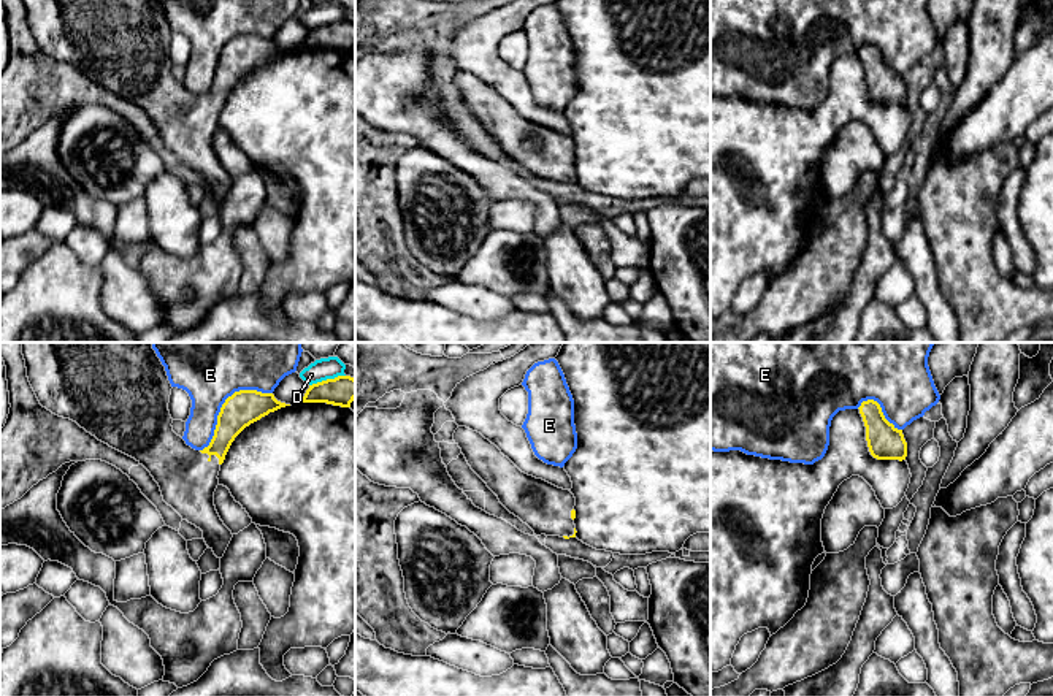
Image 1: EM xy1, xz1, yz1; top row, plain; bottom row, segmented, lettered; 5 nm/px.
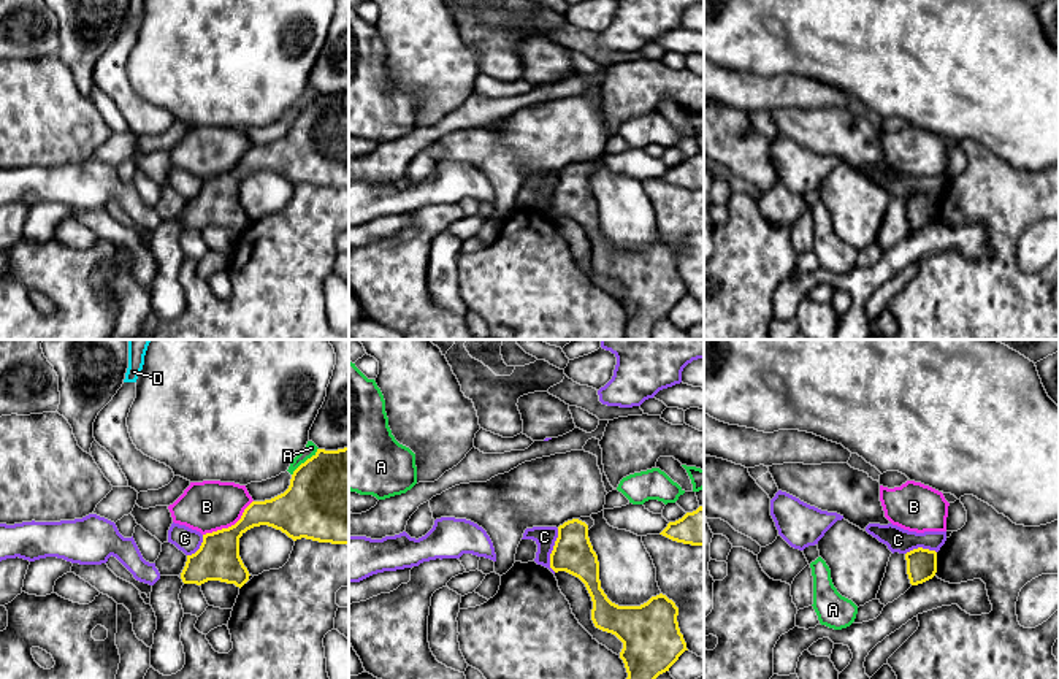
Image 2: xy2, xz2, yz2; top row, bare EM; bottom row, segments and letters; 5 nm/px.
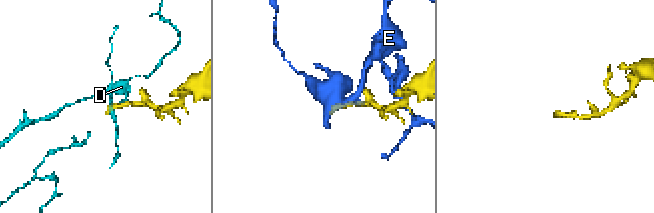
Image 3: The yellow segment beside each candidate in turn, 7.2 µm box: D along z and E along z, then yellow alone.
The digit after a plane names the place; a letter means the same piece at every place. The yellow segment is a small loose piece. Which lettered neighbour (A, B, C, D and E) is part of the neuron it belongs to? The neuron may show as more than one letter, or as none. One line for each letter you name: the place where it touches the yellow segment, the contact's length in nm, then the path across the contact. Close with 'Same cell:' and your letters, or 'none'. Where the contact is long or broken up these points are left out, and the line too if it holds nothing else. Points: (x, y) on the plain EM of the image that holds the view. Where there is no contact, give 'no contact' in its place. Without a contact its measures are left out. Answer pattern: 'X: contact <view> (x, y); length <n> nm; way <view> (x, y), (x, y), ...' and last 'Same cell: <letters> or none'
Same cell: none

